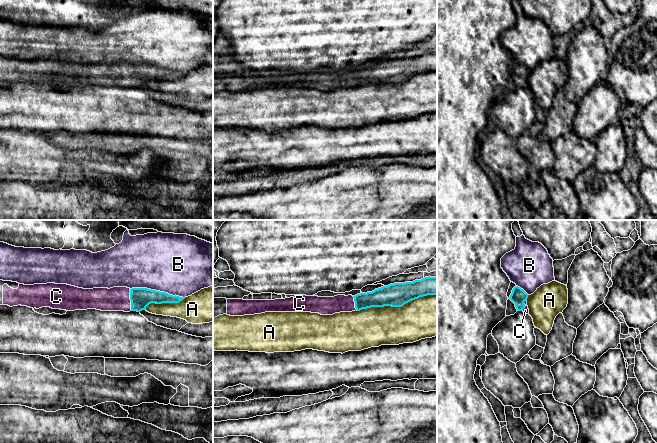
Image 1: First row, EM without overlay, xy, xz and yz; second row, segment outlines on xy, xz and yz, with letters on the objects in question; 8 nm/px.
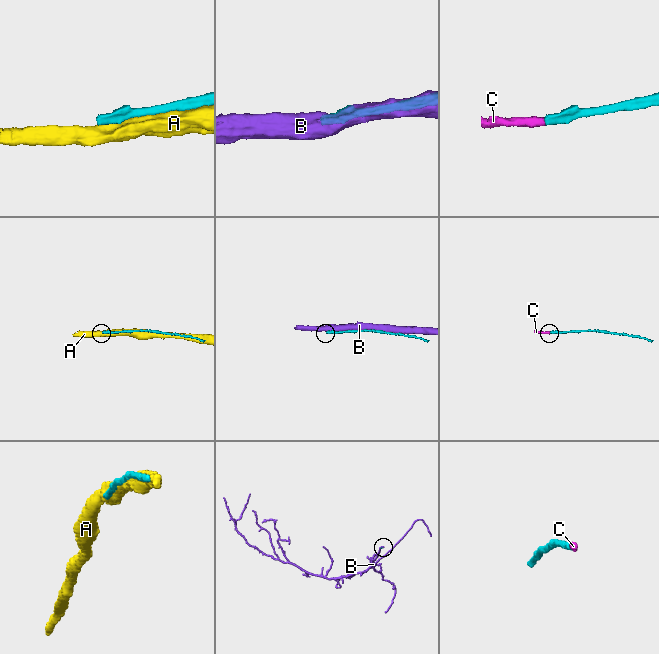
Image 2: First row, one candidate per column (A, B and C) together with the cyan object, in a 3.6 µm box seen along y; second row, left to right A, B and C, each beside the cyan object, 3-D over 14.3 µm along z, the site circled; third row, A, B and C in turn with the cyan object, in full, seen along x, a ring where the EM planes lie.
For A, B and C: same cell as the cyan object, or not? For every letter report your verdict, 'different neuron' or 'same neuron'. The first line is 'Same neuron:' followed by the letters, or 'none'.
Same neuron: C
A: different neuron
B: different neuron
C: same neuron

